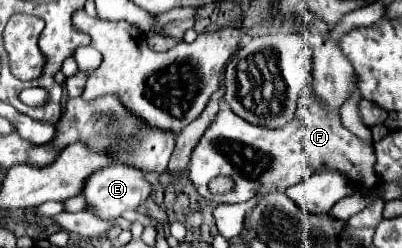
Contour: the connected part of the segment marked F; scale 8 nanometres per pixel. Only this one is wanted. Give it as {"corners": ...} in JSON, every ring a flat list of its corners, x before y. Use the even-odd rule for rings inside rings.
{"corners":[[308,85,304,93,300,93,296,117,292,119,292,123,280,129,264,129,260,125,252,125,232,113,228,105,222,105,216,121,212,121,212,125,206,129,200,143,196,145,190,157,188,171,192,183,202,197,216,203,244,203,258,195,258,191,262,197,274,191,286,191,290,185,308,179,322,167,336,169,338,173,348,177,352,185,372,189,380,185,374,165,374,143,360,141,360,137,348,131,342,125,340,115,324,109,322,101,316,99,312,85],[218,175,230,177,234,181,234,189,220,195,210,193,208,183]]}

